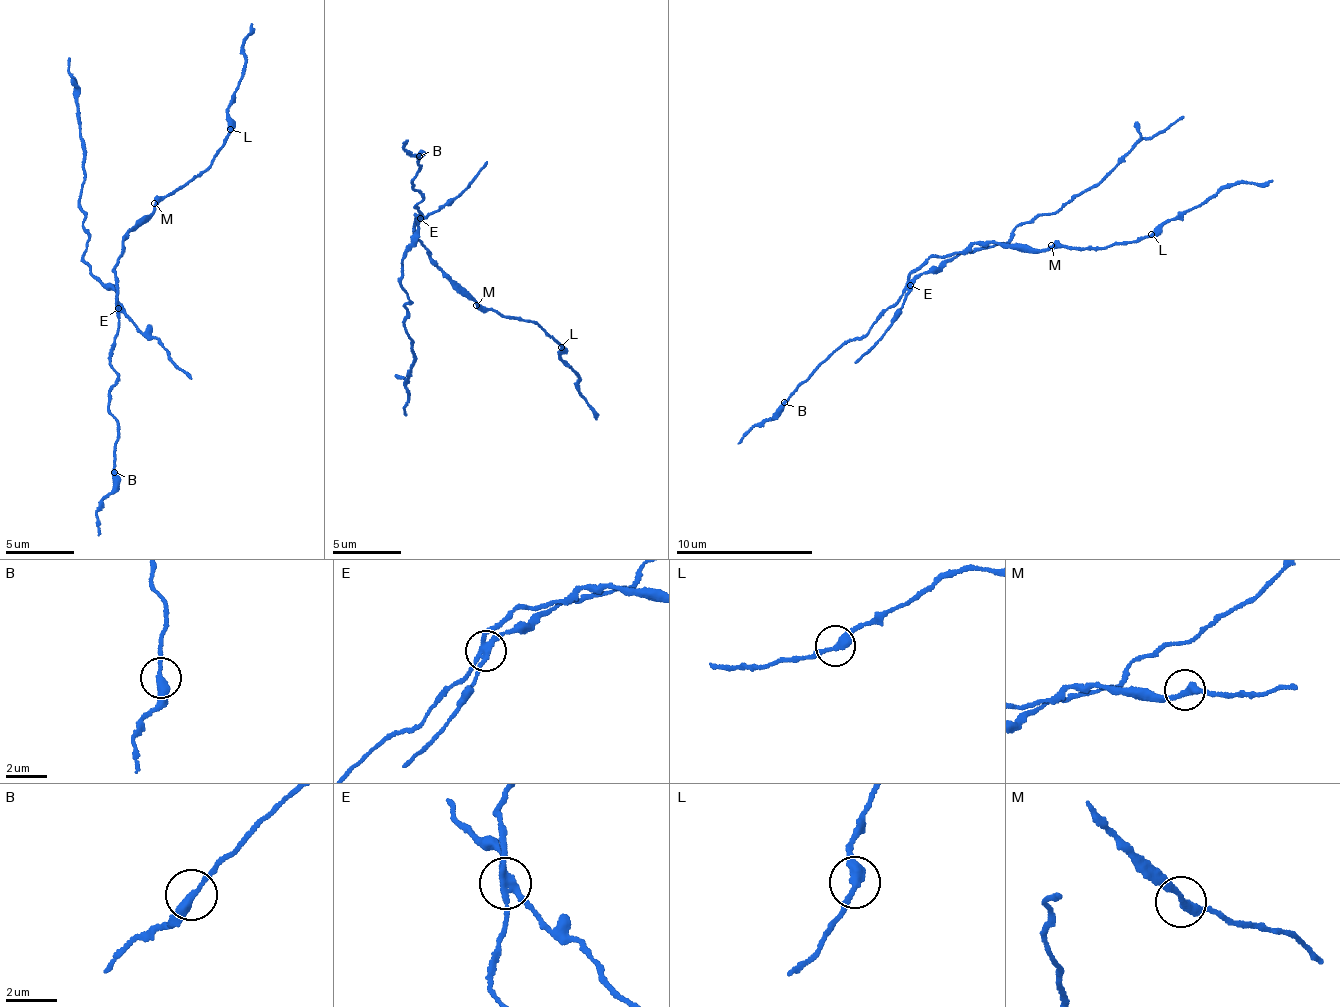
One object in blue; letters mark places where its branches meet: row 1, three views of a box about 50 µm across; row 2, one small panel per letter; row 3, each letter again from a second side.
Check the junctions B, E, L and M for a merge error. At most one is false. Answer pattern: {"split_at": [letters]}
{"split_at": ["E"]}

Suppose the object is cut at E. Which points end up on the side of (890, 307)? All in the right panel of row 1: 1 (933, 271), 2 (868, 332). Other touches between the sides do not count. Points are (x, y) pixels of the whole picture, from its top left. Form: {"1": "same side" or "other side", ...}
{"1": "other side", "2": "same side"}

